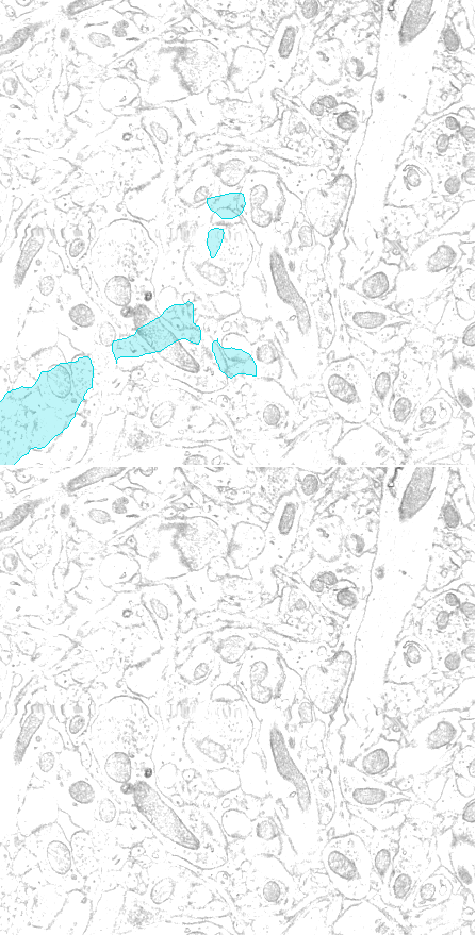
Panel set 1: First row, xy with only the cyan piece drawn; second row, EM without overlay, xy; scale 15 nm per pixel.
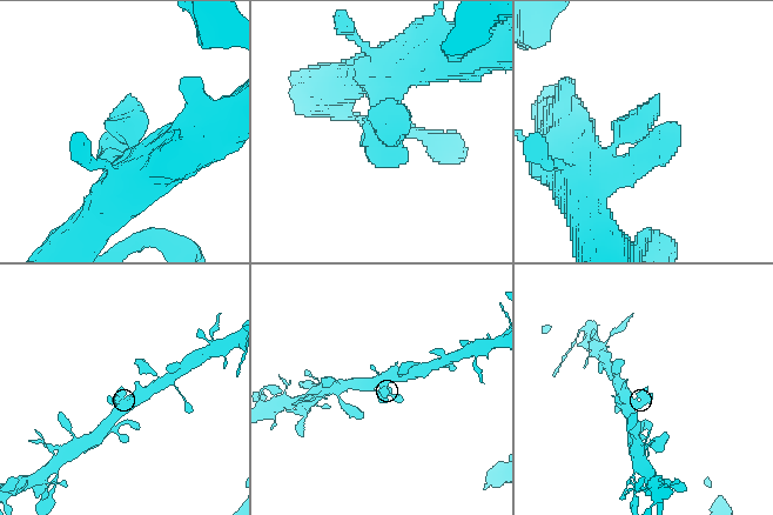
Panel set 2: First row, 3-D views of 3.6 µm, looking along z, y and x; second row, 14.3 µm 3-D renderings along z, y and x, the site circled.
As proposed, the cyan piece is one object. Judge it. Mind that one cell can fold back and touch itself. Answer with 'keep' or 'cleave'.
keep

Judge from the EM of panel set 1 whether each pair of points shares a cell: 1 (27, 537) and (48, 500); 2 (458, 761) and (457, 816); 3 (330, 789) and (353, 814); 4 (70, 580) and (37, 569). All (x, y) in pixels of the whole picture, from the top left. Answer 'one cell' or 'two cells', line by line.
1: two cells
2: one cell
3: two cells
4: two cells

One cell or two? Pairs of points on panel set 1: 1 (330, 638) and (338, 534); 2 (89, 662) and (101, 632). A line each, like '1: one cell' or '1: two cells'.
1: two cells
2: two cells

